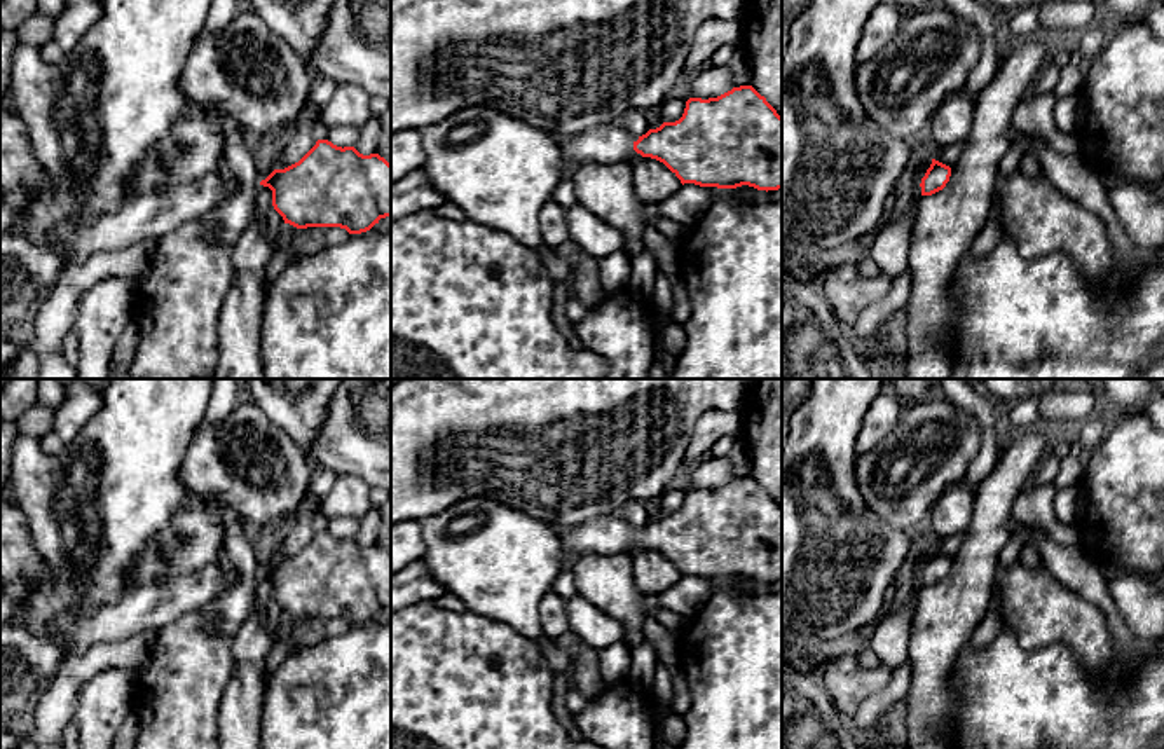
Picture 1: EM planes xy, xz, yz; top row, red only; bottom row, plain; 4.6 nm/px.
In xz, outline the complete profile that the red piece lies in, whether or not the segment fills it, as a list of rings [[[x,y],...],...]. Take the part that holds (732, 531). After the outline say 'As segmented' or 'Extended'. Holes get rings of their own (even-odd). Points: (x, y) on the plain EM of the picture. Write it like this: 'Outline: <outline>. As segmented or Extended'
Outline: [[[752,477],[733,478],[717,489],[689,489],[684,505],[675,513],[663,513],[656,520],[649,520],[642,527],[630,526],[625,519],[600,515],[583,520],[576,526],[557,527],[565,553],[611,557],[628,552],[635,543],[663,553],[681,574],[695,574],[700,578],[736,580],[742,576],[757,581],[782,580],[782,508]]]. Extended

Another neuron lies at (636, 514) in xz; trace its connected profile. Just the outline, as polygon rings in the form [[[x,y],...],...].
[[[632,501],[623,508],[621,519],[630,526],[642,527],[649,522],[649,513],[640,501]]]

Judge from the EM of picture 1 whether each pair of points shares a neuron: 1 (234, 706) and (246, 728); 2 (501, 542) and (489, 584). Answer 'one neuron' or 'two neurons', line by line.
1: one neuron
2: one neuron

